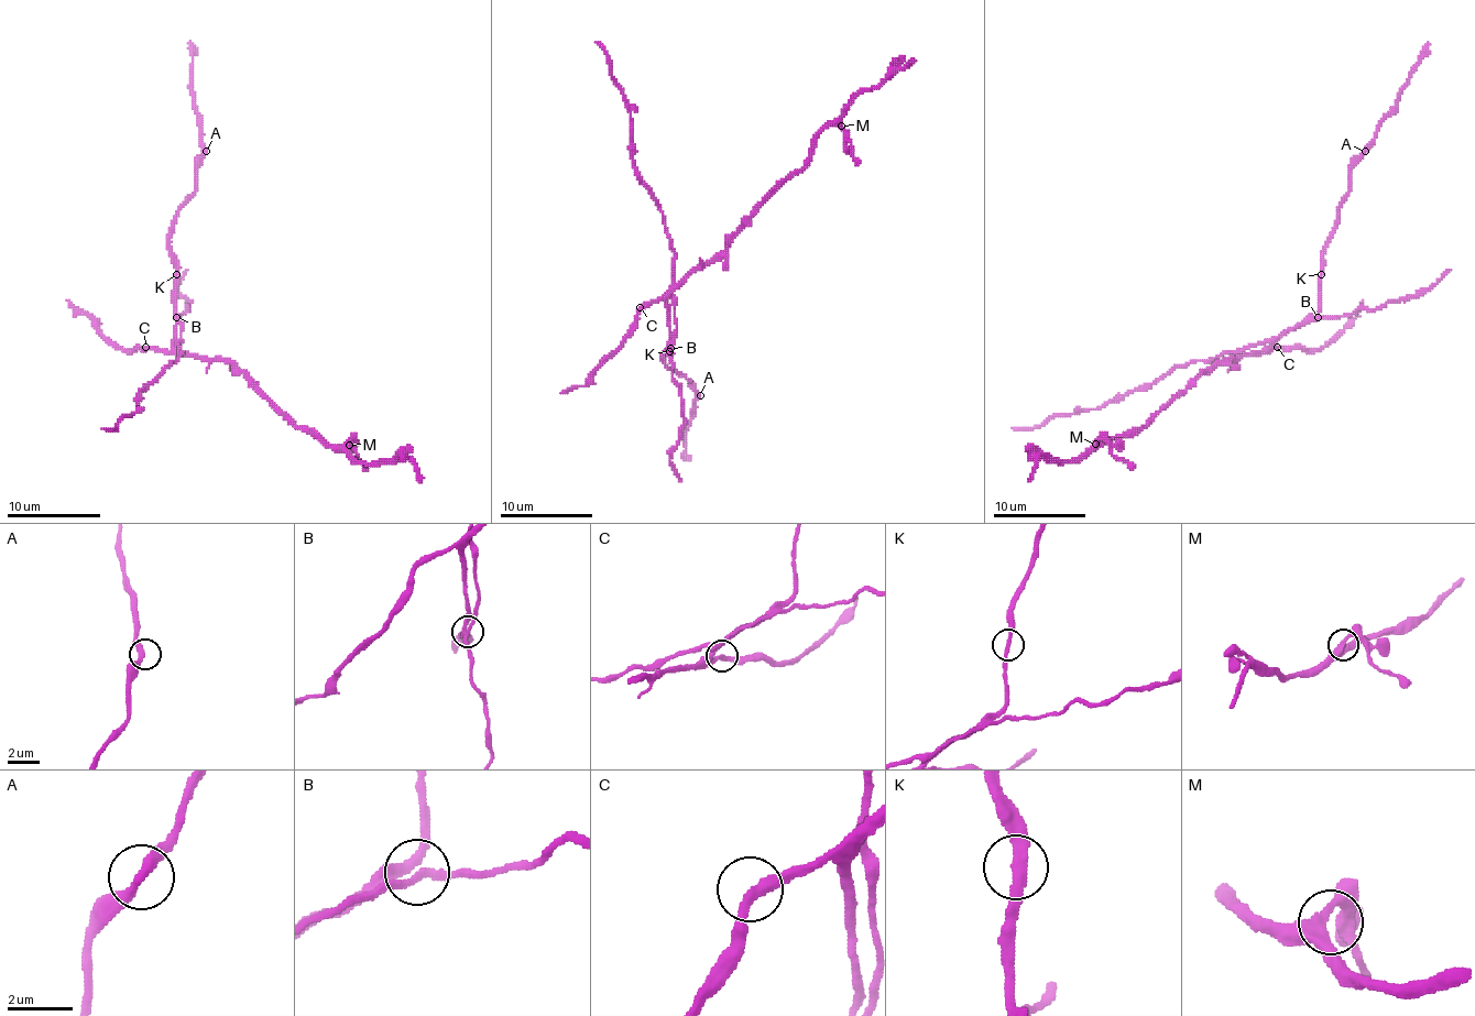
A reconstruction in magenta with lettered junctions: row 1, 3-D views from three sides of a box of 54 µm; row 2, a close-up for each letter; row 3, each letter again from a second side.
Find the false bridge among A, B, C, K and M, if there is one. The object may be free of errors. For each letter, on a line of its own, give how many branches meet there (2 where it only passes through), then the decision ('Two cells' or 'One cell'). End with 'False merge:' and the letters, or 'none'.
A: Branches: 2. One cell
B: Branches: 3. One cell
C: Branches: 2. One cell
K: Branches: 2. One cell
M: Branches: 3. One cell
False merge: none

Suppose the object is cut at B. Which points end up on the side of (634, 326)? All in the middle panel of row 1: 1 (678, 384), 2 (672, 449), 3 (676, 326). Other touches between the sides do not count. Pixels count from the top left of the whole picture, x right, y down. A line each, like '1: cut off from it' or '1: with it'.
1: cut off from it
2: cut off from it
3: cut off from it

